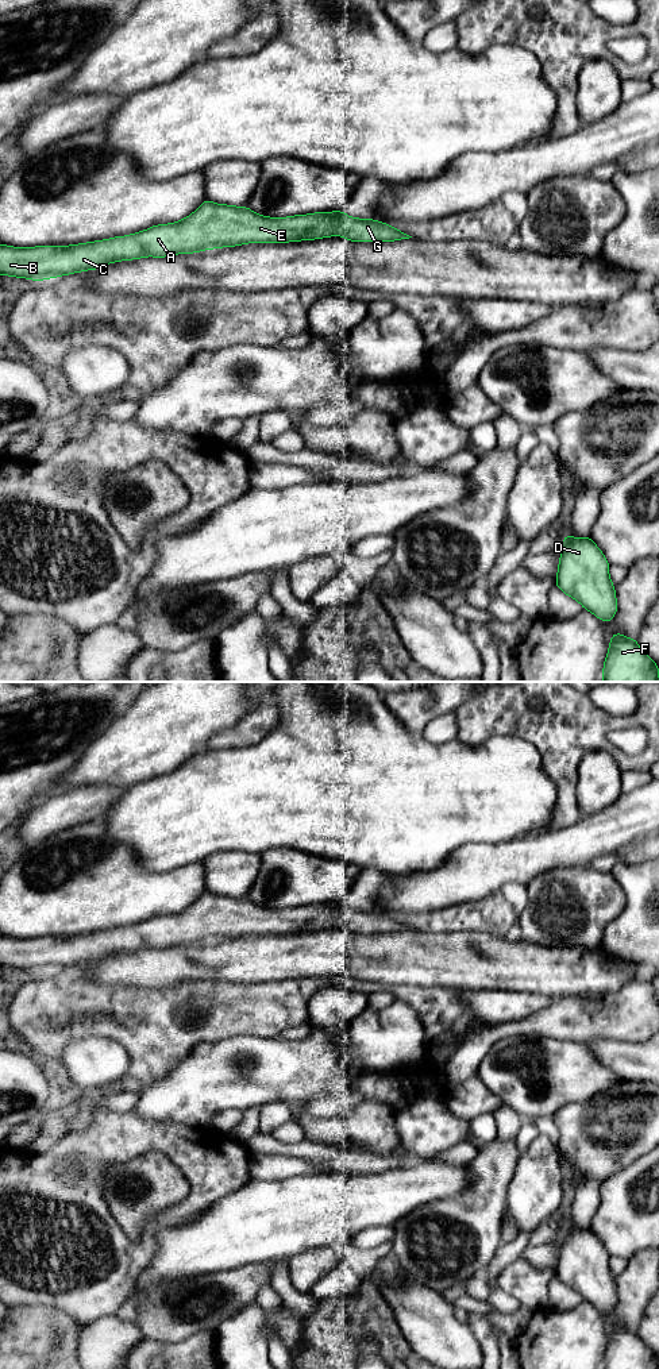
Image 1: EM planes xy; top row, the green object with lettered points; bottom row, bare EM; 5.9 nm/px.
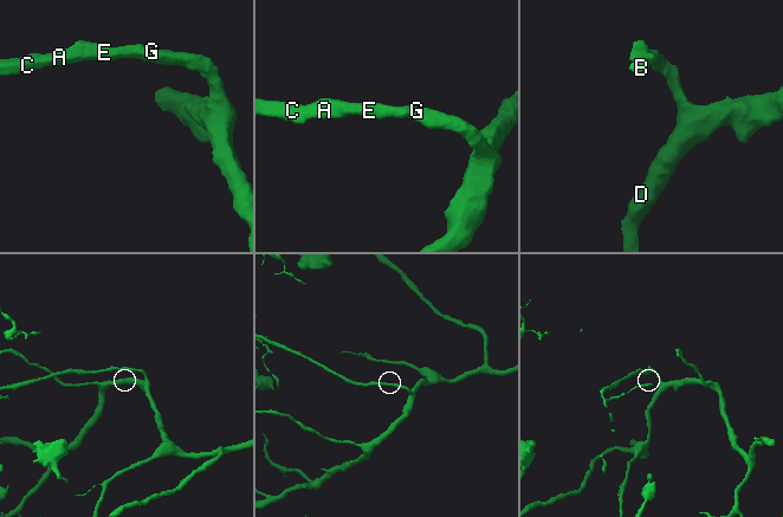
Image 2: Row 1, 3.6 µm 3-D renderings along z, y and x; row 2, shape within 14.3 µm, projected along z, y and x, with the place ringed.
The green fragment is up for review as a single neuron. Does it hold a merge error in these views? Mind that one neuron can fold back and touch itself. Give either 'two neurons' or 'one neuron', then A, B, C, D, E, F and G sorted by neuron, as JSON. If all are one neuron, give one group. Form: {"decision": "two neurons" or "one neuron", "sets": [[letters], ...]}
{"decision": "one neuron", "sets": [["A", "B", "C", "D", "E", "F", "G"]]}

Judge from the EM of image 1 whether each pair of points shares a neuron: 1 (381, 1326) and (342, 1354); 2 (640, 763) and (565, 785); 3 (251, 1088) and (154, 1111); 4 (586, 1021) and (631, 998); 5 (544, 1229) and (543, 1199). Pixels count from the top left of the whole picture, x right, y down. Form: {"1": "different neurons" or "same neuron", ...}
{"1": "same neuron", "2": "same neuron", "3": "same neuron", "4": "same neuron", "5": "different neurons"}

